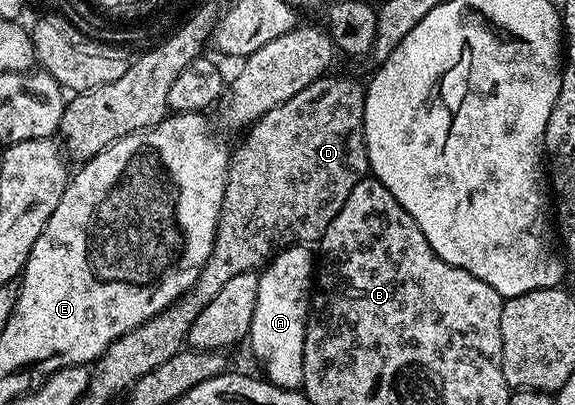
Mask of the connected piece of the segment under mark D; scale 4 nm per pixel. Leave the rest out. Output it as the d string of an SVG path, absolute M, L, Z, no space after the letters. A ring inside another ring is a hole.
M319 78L312 81L307 88L300 90L279 108L268 110L267 113L249 126L246 132L248 133L246 141L235 150L234 157L231 160L229 157L226 170L226 189L218 210L218 225L214 231L214 244L211 246L204 266L198 271L197 279L178 298L182 304L182 314L194 314L194 312L204 310L204 306L208 306L208 302L212 302L212 298L216 298L216 294L220 294L220 290L224 290L224 282L236 278L236 274L258 272L259 269L274 259L279 250L298 245L310 246L313 245L313 240L314 243L321 241L322 236L328 230L328 226L336 218L336 214L340 214L344 202L348 202L348 194L352 194L352 190L360 181L367 179L370 160L366 157L366 133L362 130L364 110L366 109L366 94L363 85L361 83L358 85L354 80L326 79Z

